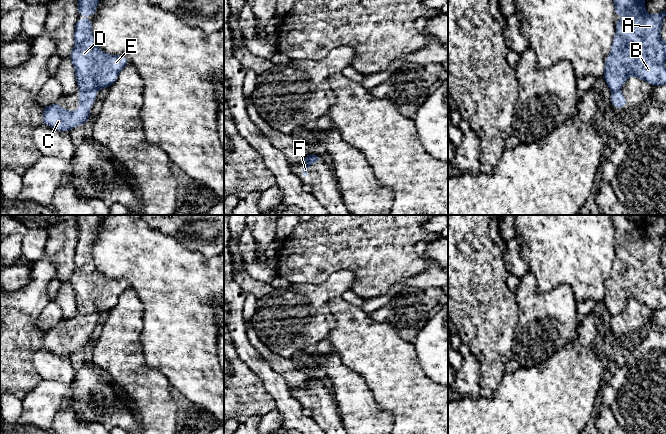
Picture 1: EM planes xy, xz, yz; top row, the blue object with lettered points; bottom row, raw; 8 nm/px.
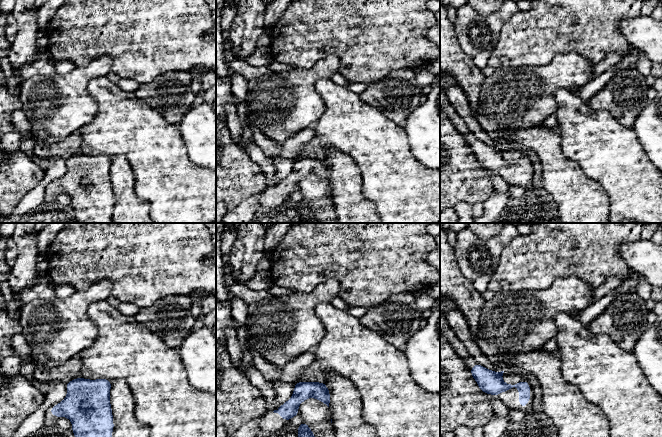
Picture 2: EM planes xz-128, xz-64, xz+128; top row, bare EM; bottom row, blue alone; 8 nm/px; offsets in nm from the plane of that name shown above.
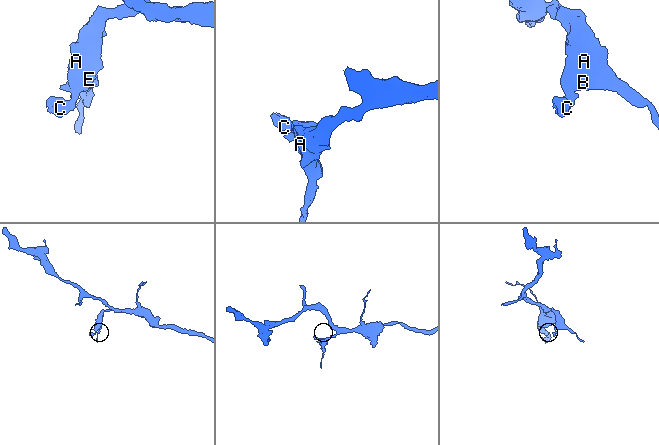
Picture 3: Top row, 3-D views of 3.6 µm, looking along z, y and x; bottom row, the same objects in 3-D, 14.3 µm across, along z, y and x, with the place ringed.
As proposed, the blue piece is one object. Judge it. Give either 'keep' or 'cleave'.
cleave

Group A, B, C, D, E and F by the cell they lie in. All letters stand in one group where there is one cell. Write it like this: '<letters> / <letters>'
A B D E / C F

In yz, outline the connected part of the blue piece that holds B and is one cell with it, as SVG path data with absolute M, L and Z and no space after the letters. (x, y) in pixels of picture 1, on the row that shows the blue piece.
M613 0L613 3L614 3L616 15L632 15L634 17L634 19L633 20L629 20L629 19L618 19L618 20L616 20L615 37L614 37L614 40L612 42L611 51L610 51L608 57L605 60L604 75L603 75L603 78L605 79L608 87L610 88L610 90L612 92L616 92L624 85L624 83L627 81L627 79L630 76L636 76L637 78L642 79L642 80L648 82L649 84L651 84L653 86L660 86L660 85L666 84L666 68L663 65L664 61L666 59L666 42L664 42L660 38L660 32L661 32L661 29L662 29L662 24L663 24L663 21L664 21L664 18L666 16L666 11L664 10L663 12L661 12L659 14L649 15L646 11L646 8L645 8L645 0Z

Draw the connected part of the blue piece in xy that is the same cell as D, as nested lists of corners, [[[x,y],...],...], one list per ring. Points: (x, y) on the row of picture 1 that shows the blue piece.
[[[88,19],[75,24],[74,47],[70,58],[80,91],[109,88],[129,63],[127,57],[109,55],[97,47],[92,33],[92,20]]]

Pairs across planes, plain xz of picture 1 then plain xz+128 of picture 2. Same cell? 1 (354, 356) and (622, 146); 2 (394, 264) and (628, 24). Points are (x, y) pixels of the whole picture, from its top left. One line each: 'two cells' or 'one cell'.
1: one cell
2: two cells

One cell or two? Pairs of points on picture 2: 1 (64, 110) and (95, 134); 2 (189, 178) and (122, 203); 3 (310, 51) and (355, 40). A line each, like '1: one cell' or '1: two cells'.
1: two cells
2: two cells
3: one cell

